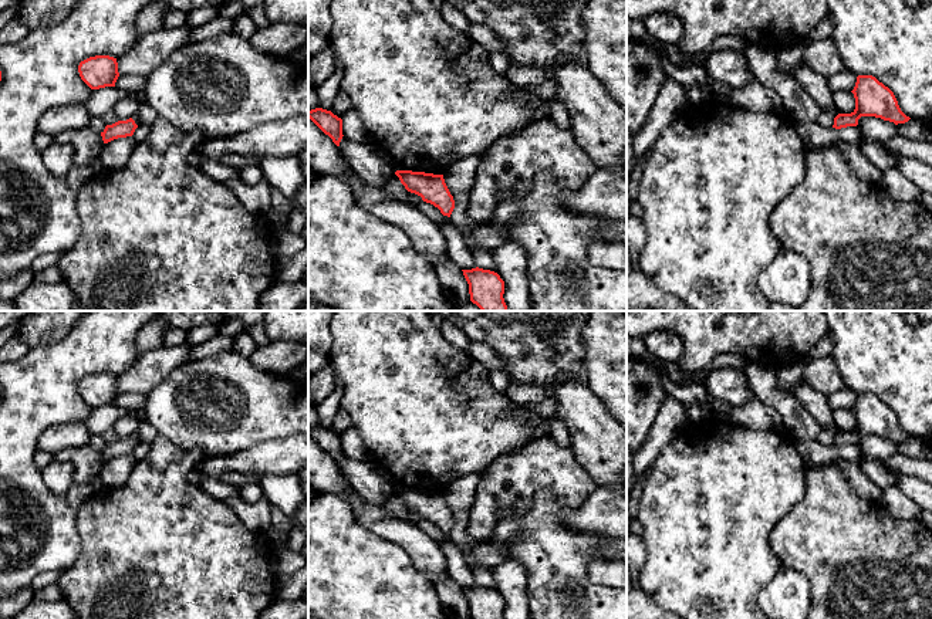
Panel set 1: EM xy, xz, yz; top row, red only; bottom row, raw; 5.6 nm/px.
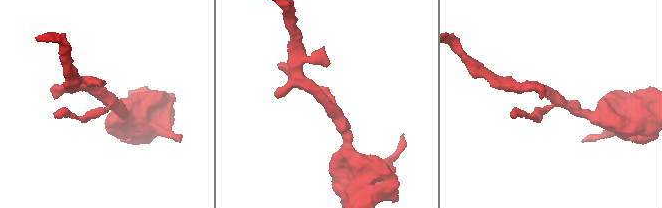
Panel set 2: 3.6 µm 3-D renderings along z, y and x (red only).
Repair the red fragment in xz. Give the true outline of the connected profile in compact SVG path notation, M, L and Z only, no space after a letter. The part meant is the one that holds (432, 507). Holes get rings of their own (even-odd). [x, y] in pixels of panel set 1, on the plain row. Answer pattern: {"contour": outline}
{"contour": "M396 488L395 493L408 510L421 514L423 520L433 522L443 534L450 535L455 518L445 501L443 493L412 488Z"}

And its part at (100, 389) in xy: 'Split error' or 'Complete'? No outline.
Complete

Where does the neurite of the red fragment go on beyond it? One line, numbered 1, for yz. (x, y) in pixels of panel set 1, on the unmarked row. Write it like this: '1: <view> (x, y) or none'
1: none

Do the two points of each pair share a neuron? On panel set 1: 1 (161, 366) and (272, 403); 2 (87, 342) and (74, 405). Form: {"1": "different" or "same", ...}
{"1": "different", "2": "same"}

